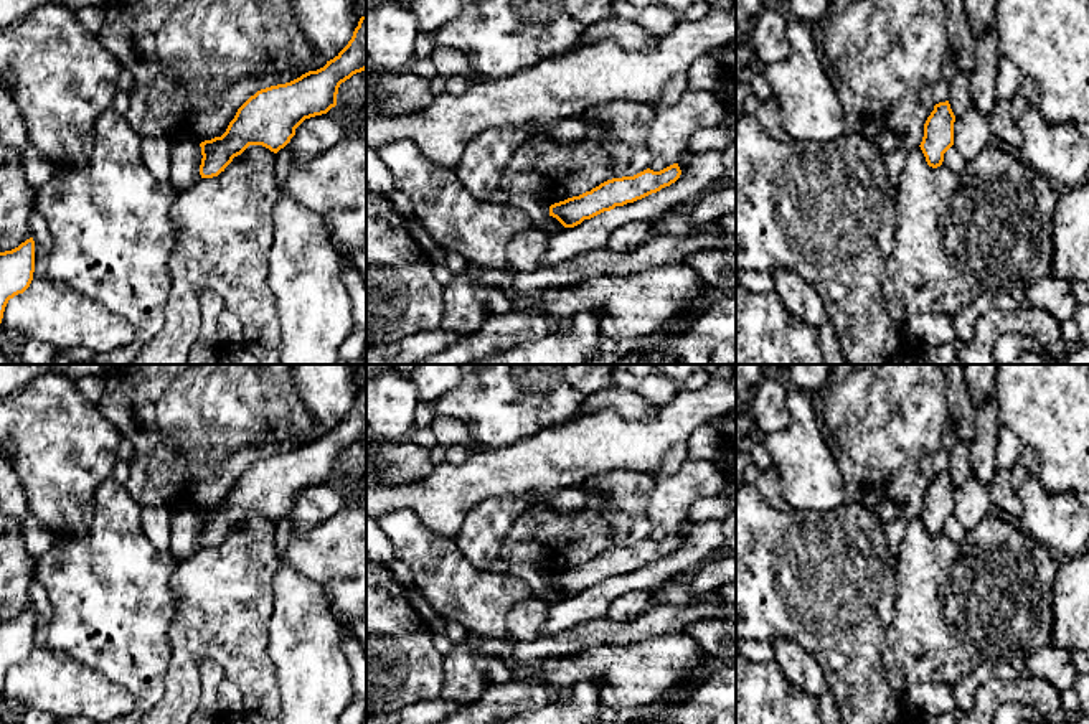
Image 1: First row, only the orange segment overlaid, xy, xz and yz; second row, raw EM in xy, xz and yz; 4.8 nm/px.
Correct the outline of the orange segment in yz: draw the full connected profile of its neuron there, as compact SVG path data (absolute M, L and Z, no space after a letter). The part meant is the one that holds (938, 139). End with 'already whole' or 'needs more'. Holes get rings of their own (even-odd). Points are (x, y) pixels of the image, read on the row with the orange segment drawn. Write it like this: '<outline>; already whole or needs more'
M949 101L934 106L924 124L921 150L929 167L937 168L944 162L944 153L954 145L955 115Z; already whole

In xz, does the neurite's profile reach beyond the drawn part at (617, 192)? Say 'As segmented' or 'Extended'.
As segmented

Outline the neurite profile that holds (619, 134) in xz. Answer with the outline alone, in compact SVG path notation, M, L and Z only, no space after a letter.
M609 104L586 110L587 132L581 143L559 145L546 135L521 143L510 157L500 190L541 195L549 205L579 196L601 183L634 176L650 168L650 104Z

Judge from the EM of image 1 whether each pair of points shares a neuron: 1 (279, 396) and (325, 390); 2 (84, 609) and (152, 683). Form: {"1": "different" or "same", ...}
{"1": "different", "2": "same"}

